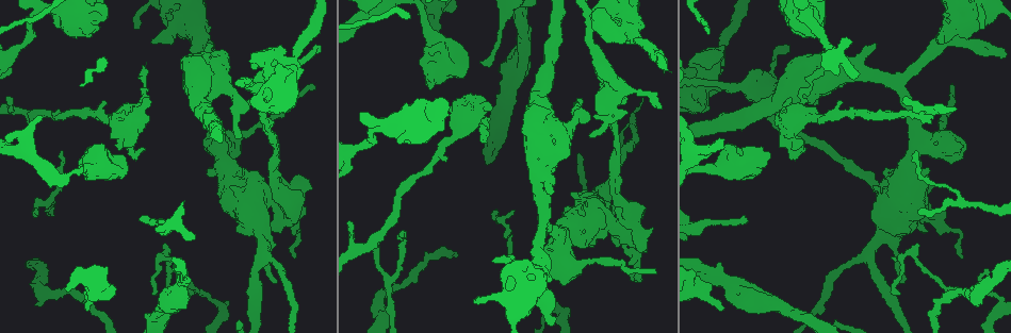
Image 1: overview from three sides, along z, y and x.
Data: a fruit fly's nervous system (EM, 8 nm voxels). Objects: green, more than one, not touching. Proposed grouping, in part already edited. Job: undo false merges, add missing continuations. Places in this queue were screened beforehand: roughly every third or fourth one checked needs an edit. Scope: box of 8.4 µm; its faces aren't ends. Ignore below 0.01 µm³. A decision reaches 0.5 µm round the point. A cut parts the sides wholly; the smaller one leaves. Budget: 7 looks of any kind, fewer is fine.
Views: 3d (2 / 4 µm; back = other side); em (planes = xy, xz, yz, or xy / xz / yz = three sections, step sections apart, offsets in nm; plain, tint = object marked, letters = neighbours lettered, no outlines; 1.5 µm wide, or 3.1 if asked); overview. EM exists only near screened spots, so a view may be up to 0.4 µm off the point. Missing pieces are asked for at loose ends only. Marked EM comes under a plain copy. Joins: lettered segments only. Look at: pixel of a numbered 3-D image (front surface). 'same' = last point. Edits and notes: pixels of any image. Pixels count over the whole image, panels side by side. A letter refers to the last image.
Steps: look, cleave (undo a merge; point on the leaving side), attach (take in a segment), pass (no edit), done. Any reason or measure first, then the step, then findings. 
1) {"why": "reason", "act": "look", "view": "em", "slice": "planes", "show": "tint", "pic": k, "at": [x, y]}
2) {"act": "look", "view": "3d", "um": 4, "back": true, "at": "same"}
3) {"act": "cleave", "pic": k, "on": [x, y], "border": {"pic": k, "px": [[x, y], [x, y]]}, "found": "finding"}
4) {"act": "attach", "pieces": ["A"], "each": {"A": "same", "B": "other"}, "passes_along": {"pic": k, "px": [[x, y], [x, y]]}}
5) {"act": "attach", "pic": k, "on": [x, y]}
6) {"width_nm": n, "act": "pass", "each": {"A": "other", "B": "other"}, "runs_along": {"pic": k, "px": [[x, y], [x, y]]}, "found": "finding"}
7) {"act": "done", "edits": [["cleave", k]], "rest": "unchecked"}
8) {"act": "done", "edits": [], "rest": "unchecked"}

{"why": "an open end", "act": "look", "view": "em", "slice": "planes", "show": "letters", "pic": 1, "at": [402, 235]}

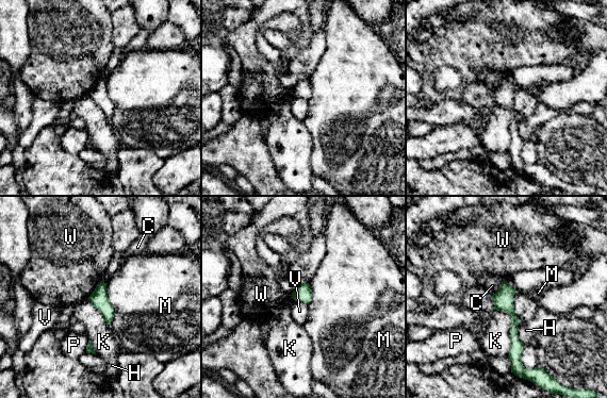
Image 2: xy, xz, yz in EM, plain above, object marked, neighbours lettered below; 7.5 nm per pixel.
{"act": "pass", "each": {"C": "other", "H": "other", "K": "other", "M": "other", "P": "other", "V": "other", "W": "other"}, "runs_along": {"pic": 2, "px": [[504, 284], [505, 304], [513, 316], [513, 362]]}, "found": "none of them fits"}

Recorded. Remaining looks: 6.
{"why": "sharp bend", "act": "look", "view": "em", "slice": "yz", "step": 8, "show": "tint", "pic": 1, "at": [609, 223]}

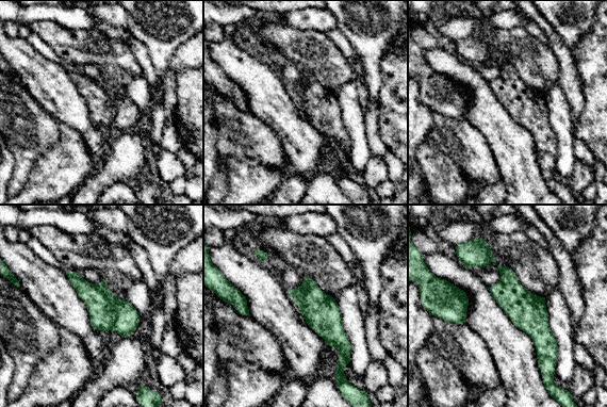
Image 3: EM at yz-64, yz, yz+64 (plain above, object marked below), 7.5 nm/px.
{"why": "cut it another way", "act": "look", "view": "em", "slice": "planes", "show": "letters", "at": "same"}

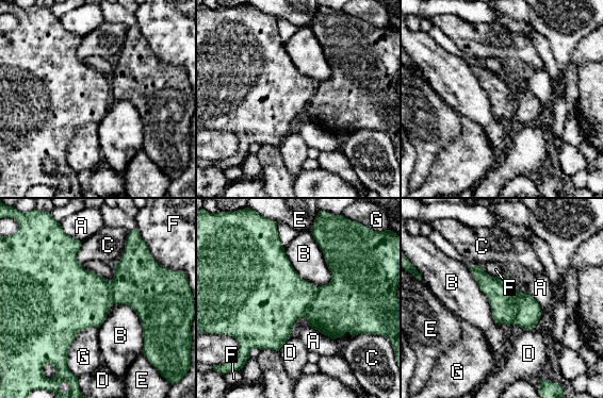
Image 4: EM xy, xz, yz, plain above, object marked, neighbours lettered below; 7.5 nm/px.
{"width_nm": 280, "act": "cleave", "pic": 4, "on": [527, 311], "each": {"A": "other", "B": "other", "C": "other", "D": "other", "E": "other", "F": "other", "G": "other"}, "border": {"pic": 4, "px": [[511, 285], [515, 304], [512, 322]]}, "found": "two neurons meet here"}

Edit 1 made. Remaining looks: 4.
{"why": "abrupt turn", "act": "look", "view": "3d", "um": 2, "pic": 1, "at": [167, 255]}

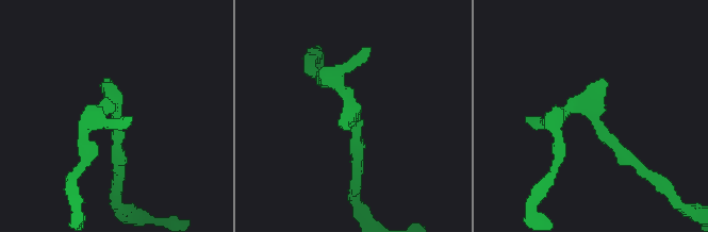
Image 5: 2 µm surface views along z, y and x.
{"why": "need the tissue", "act": "look", "view": "em", "slice": "xz", "step": 8, "show": "tint", "pic": 5, "at": [108, 108]}

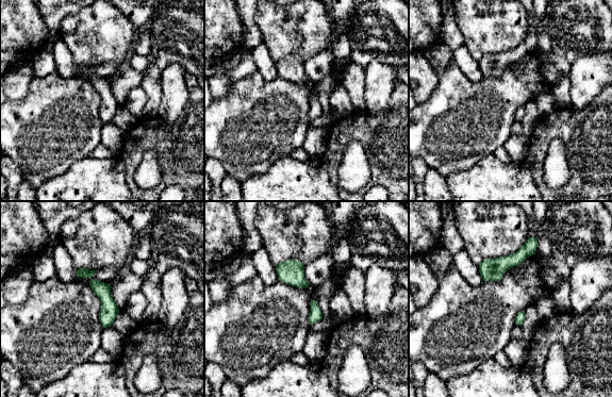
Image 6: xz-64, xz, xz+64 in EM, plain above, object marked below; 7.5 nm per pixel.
{"act": "look", "view": "em", "slice": "planes", "show": "letters", "at": "same"}

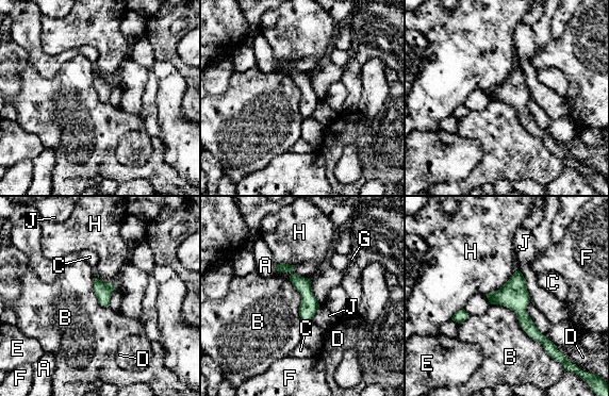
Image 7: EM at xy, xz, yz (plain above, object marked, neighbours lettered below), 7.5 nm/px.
{"longest_contact_nm": ["B", 600], "act": "pass", "each": {"A": "other", "B": "other", "C": "other", "D": "other", "E": "other", "F": "other", "G": "other", "H": "other", "J": "other"}, "border": {"pic": 7, "px": [[491, 303], [511, 309], [552, 357]]}, "found": "one neuron here"}

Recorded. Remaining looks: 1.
{"act": "done", "edits": [["cleave", 4]], "rest": "unchecked"}

